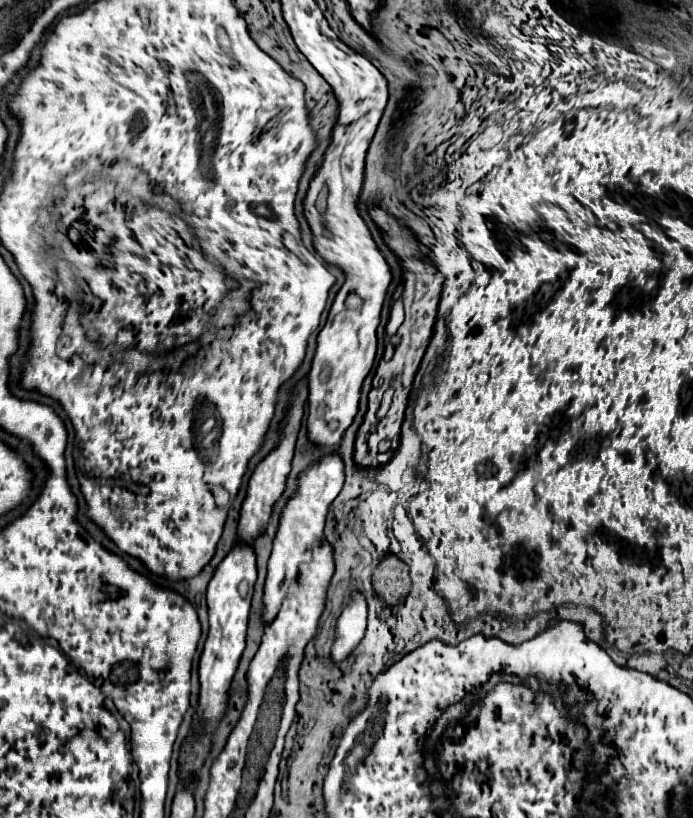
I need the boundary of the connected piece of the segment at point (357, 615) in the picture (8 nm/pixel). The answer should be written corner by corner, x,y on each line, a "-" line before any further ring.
351,591
349,603
341,611
335,623
335,639
331,645
331,661
343,661
351,651
353,645
357,647
363,639
367,625
367,601
359,591

